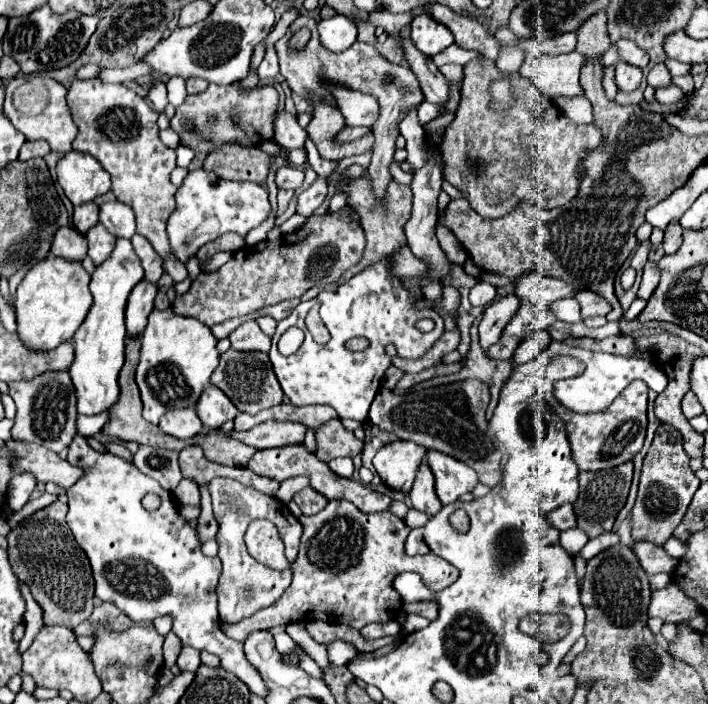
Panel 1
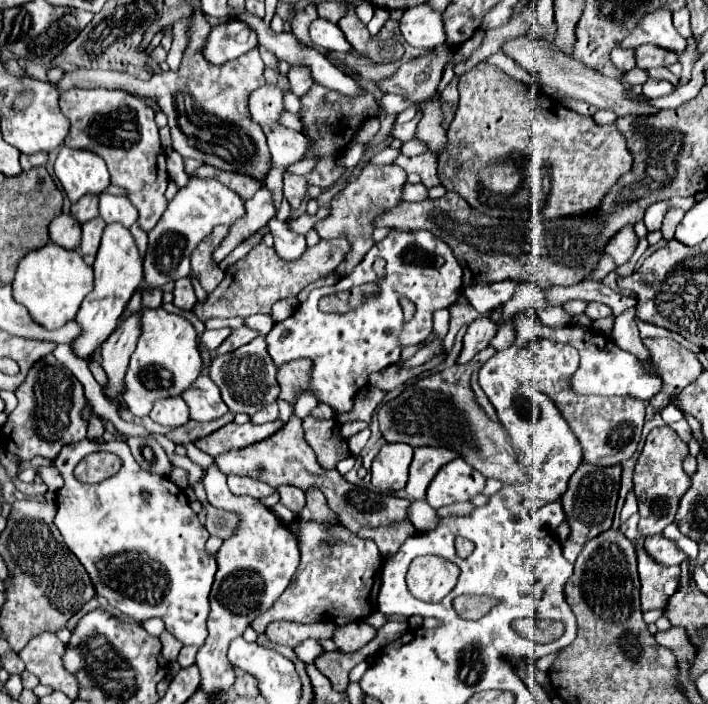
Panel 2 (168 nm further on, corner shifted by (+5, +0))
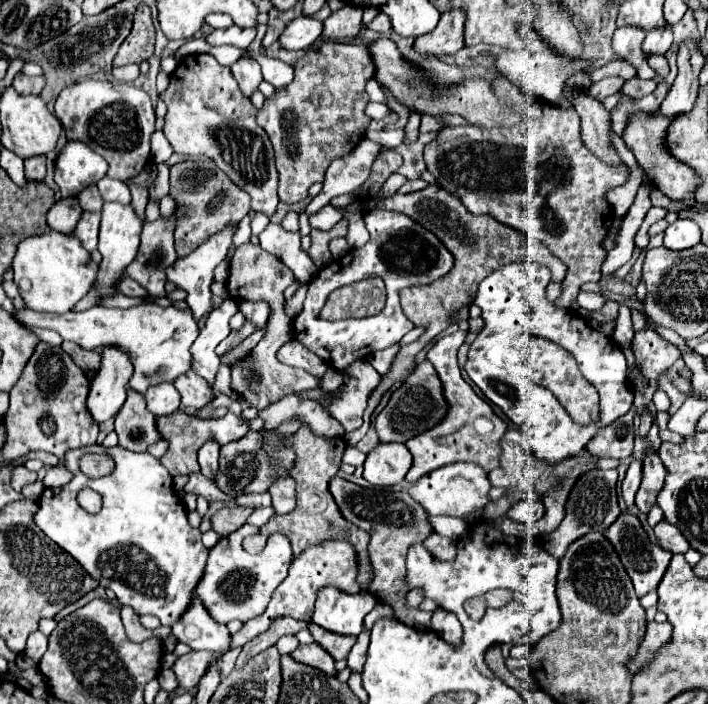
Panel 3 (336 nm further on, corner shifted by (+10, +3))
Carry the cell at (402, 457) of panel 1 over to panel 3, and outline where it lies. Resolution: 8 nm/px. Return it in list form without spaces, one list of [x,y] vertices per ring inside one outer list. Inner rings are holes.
[[[378,444],[368,452],[364,478],[374,486],[400,484],[412,466],[412,454],[404,444]]]

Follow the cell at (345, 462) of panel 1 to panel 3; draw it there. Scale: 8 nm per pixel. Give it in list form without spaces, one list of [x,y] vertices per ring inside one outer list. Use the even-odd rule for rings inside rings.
[[[348,448],[348,450],[344,452],[342,462],[352,464],[352,466],[362,466],[362,464],[364,464],[364,458],[366,458],[366,454],[364,454],[364,452],[360,452],[358,448]]]

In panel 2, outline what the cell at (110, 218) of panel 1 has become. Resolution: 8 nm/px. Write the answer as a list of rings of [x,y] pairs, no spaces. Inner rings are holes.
[[[99,195],[99,215],[107,225],[111,223],[121,223],[123,227],[131,227],[137,223],[137,209],[131,205],[127,197],[117,197],[117,195]]]

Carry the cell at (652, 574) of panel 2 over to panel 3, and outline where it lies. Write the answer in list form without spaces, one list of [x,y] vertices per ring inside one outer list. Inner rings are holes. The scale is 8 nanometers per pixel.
[[[624,510],[624,512],[618,516],[618,520],[616,520],[608,530],[604,530],[604,534],[606,534],[606,538],[612,542],[616,554],[620,556],[620,562],[624,564],[624,568],[626,568],[632,584],[634,584],[634,590],[636,590],[638,598],[642,598],[642,596],[644,596],[646,592],[650,592],[650,590],[656,590],[656,586],[660,584],[660,580],[662,580],[662,576],[664,576],[664,572],[666,572],[668,564],[670,564],[672,552],[662,550],[662,546],[654,544],[654,542],[648,538],[646,530],[642,528],[638,516],[636,516],[636,514],[630,514],[628,510]]]

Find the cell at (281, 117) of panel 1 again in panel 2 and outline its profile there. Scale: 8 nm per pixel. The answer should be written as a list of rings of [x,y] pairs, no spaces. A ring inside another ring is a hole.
[[[265,85],[251,93],[249,97],[249,111],[251,119],[261,127],[273,127],[281,125],[281,115],[285,111],[283,105],[283,93],[277,85]]]

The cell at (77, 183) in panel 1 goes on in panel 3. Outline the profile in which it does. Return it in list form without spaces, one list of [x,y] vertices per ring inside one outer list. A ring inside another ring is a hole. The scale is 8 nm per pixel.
[[[72,140],[60,150],[56,158],[54,182],[58,184],[62,196],[68,198],[76,196],[90,184],[96,184],[100,178],[106,176],[106,170],[108,164],[100,154],[96,154],[86,144]]]

